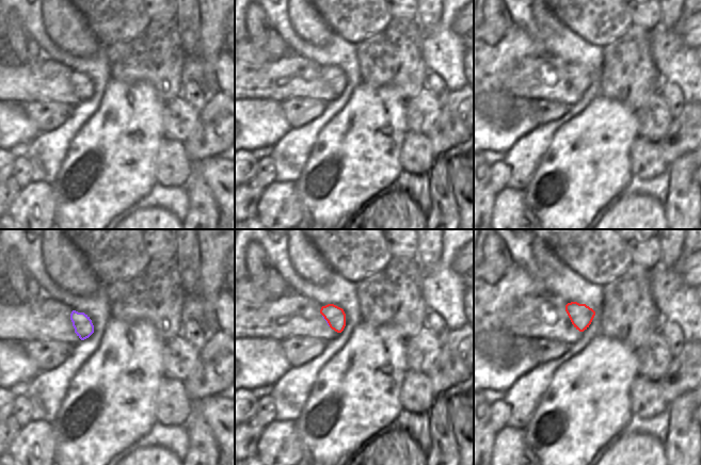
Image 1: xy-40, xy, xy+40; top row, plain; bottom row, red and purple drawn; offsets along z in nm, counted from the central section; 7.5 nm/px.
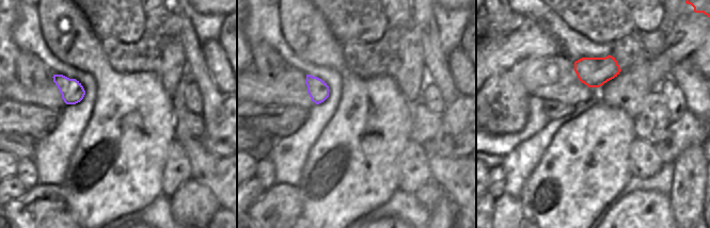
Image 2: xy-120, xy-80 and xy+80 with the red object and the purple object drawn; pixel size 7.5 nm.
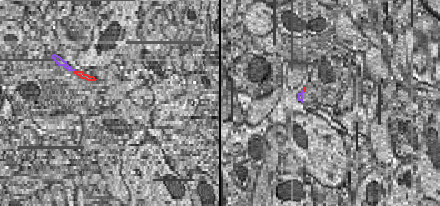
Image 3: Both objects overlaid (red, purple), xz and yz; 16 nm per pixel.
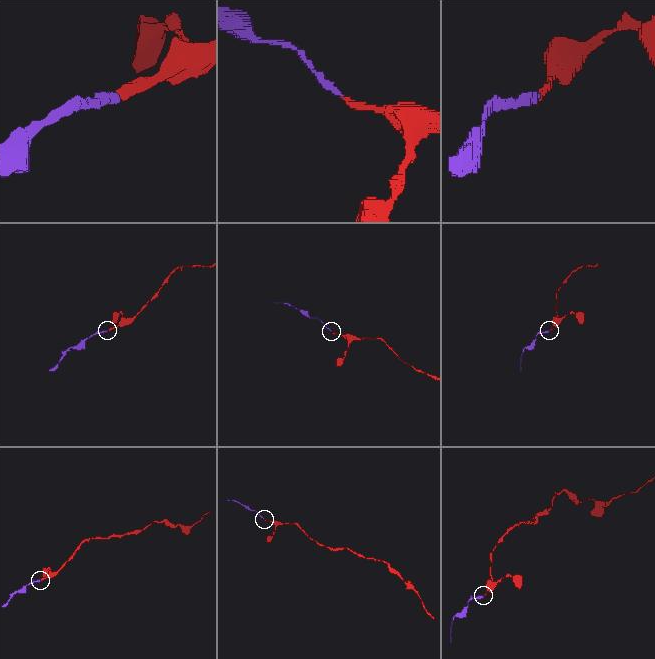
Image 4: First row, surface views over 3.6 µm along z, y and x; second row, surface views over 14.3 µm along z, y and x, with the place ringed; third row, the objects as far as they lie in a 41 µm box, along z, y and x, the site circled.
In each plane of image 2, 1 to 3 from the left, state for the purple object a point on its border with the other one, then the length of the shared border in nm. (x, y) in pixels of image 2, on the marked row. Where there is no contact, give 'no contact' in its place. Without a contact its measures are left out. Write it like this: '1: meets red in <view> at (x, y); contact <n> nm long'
1: no contact
2: no contact
3: no contact

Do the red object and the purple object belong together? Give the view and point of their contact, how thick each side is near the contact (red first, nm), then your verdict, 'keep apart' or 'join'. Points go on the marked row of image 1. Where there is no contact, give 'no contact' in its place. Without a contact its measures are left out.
meets red in xy at (325, 319); 150 nm thick on the red side, 20 nm on the other; join

